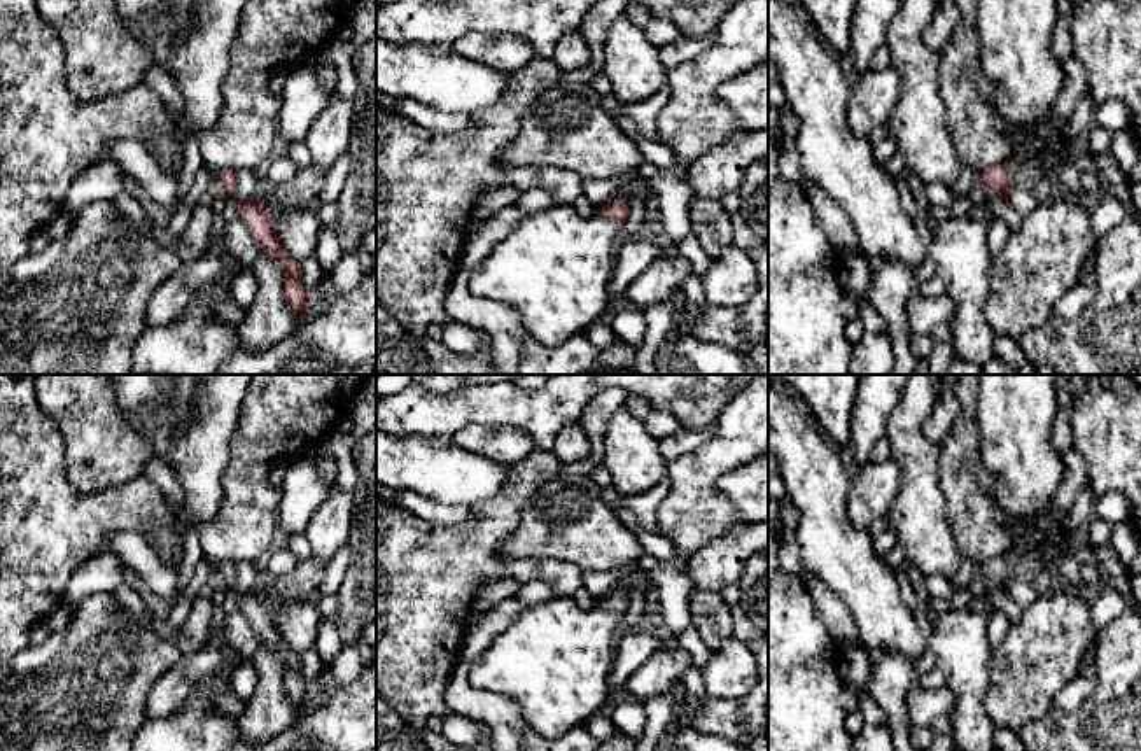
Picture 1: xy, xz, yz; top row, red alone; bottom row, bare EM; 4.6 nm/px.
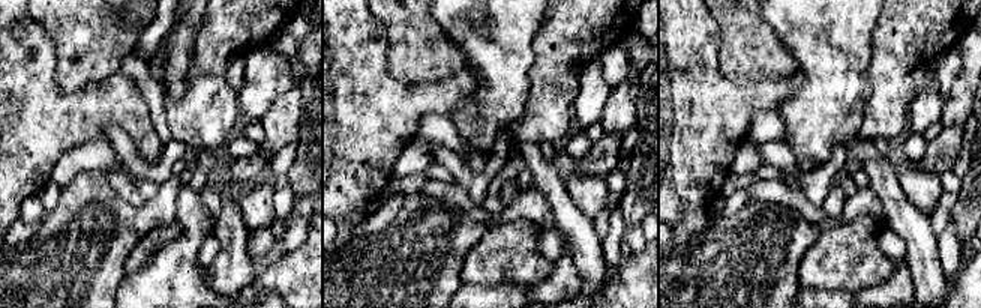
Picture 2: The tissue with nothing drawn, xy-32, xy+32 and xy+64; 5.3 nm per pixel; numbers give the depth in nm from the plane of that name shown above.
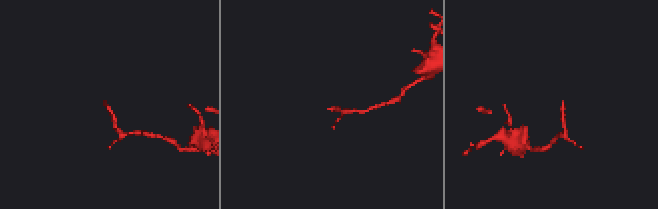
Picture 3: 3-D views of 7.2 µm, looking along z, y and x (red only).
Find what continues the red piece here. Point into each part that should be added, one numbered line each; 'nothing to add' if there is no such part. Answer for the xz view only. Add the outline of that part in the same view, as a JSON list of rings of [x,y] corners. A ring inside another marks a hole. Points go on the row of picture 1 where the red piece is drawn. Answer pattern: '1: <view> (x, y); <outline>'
1: xz (553, 268); [[[572,205],[528,214],[486,259],[469,271],[469,289],[516,310],[528,336],[558,347],[584,333],[611,303],[609,282],[616,266],[616,236],[623,224],[600,214],[583,217]]]

